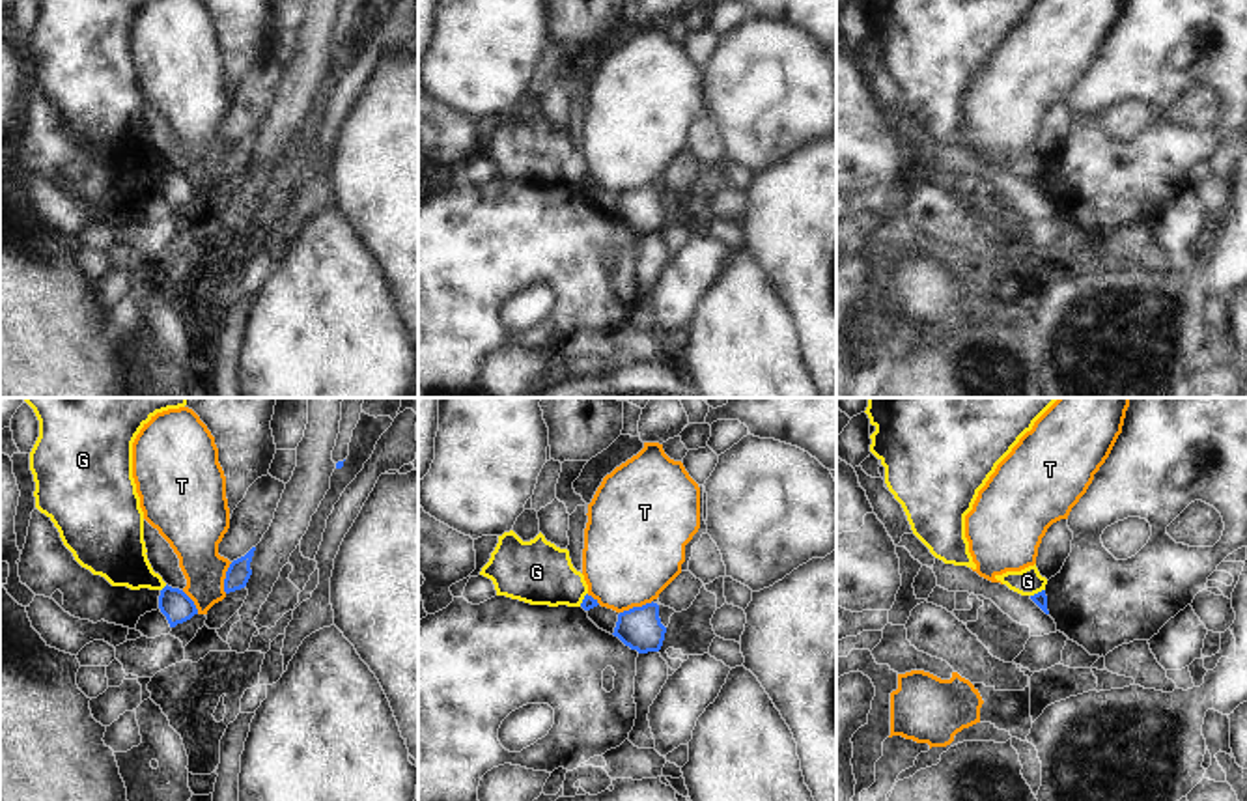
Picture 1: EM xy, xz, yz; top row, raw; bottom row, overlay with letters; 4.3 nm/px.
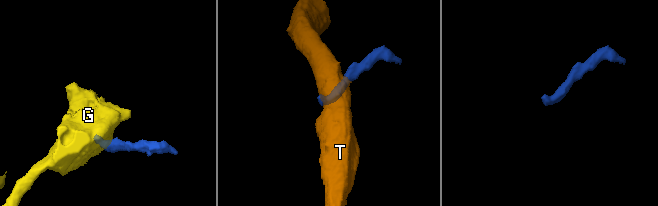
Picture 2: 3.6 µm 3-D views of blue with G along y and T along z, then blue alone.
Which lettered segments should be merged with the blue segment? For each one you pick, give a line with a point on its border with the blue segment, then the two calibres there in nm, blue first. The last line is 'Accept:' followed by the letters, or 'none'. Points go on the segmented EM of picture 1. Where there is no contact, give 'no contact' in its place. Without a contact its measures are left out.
Accept: none

